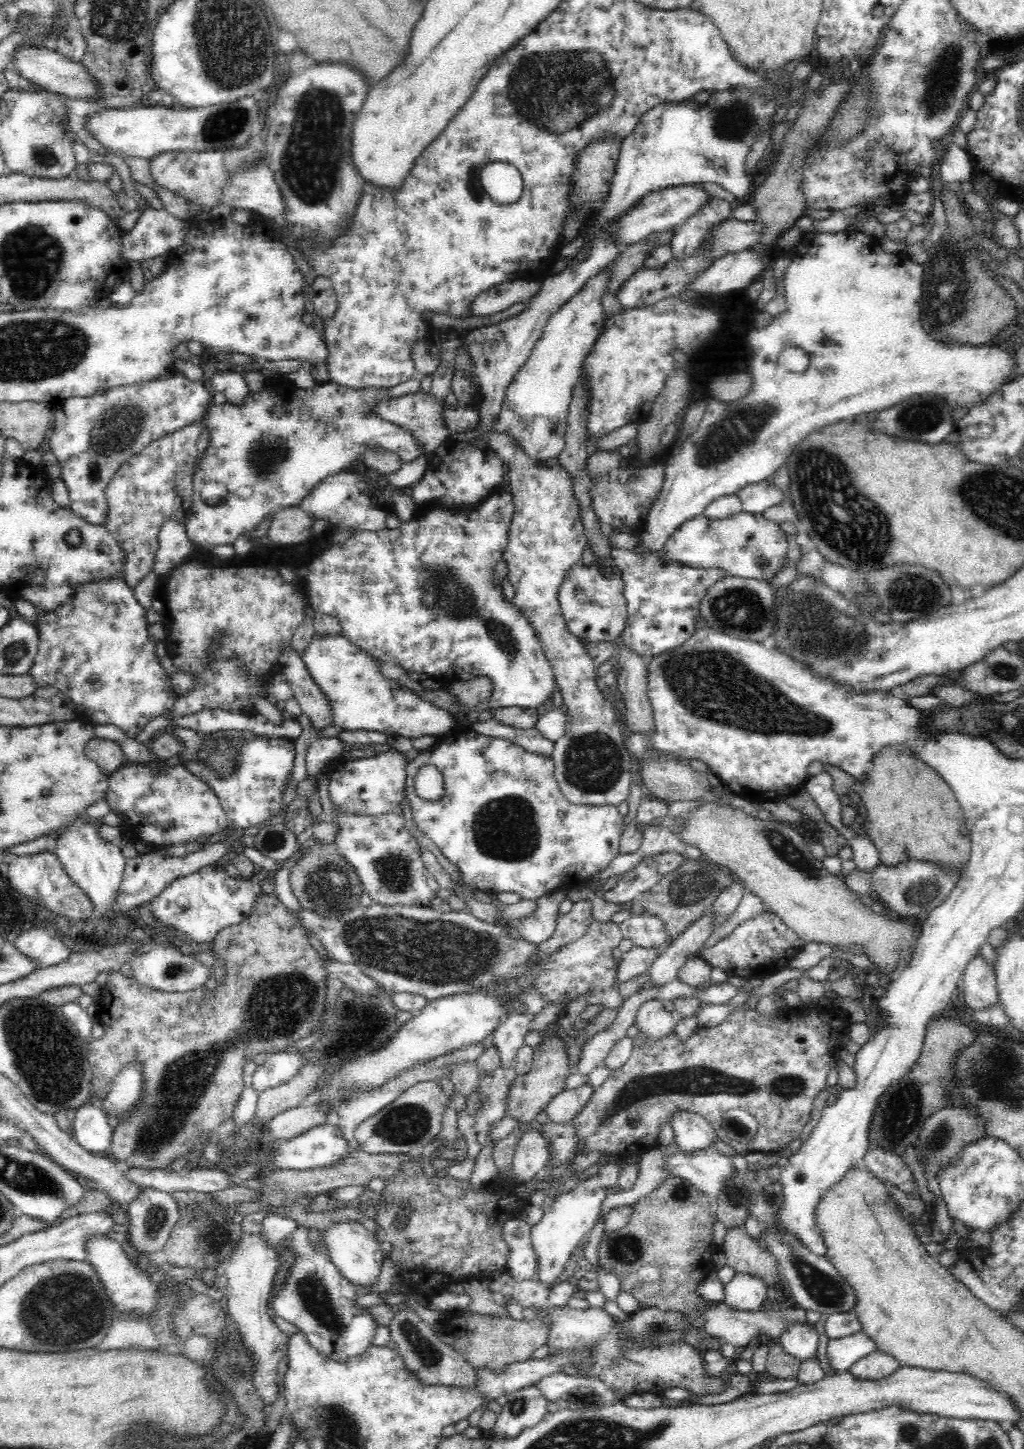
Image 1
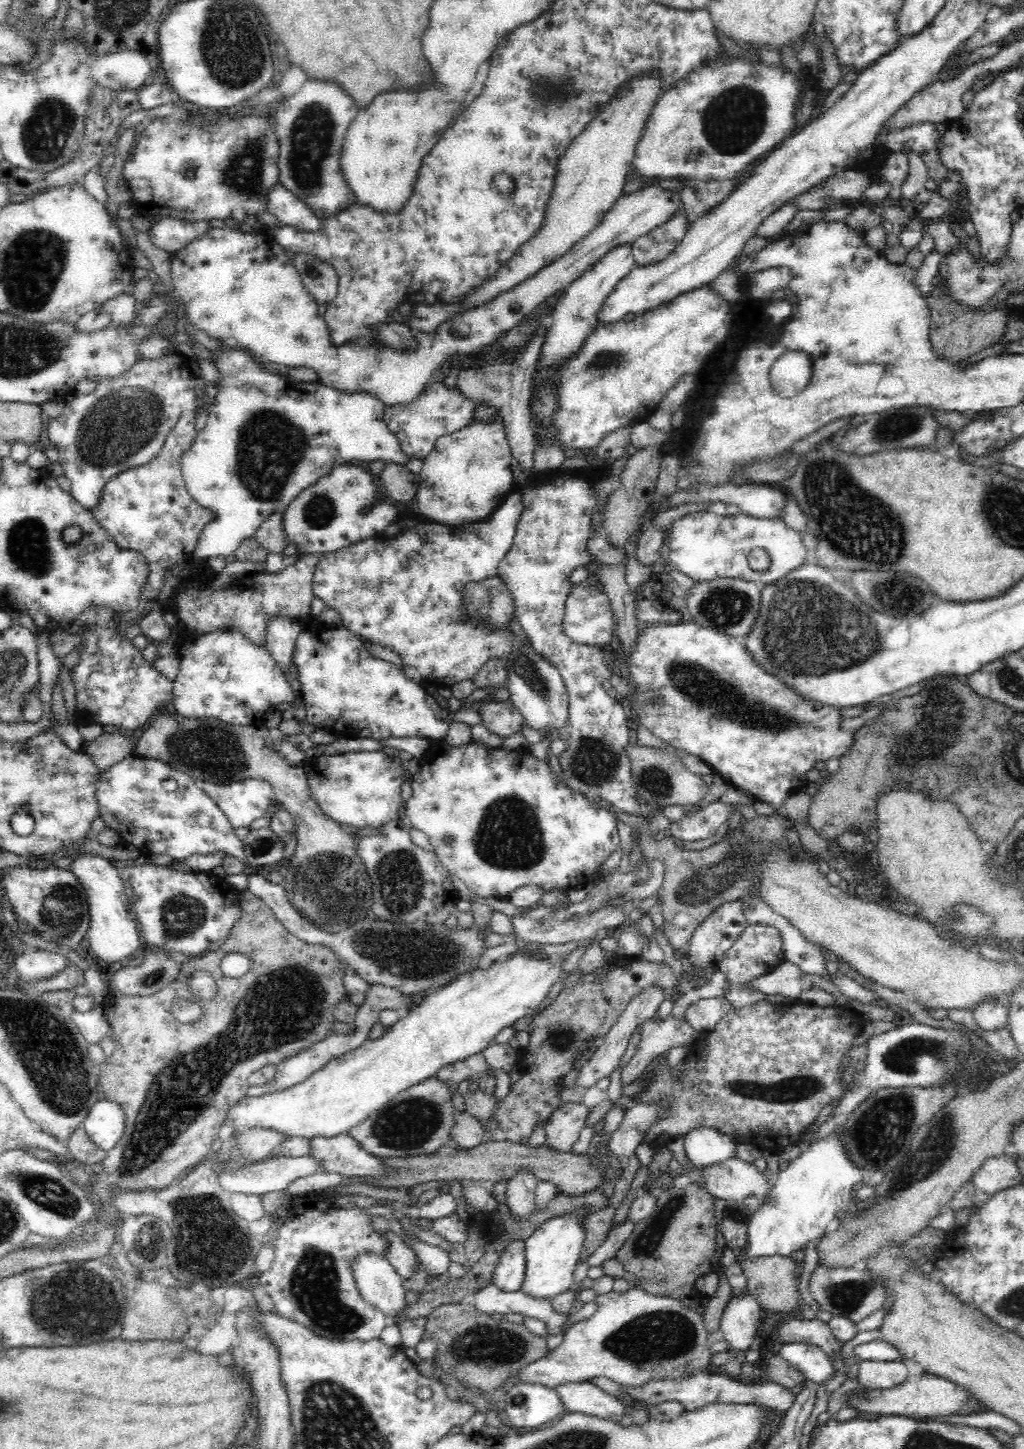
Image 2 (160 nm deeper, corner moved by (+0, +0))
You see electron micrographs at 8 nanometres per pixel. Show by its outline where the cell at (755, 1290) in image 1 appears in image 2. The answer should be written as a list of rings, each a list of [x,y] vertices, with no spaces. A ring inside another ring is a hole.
[[[750,1295],[734,1296],[729,1300],[721,1317],[720,1327],[724,1338],[735,1350],[748,1352],[756,1336],[756,1326],[762,1310]]]

